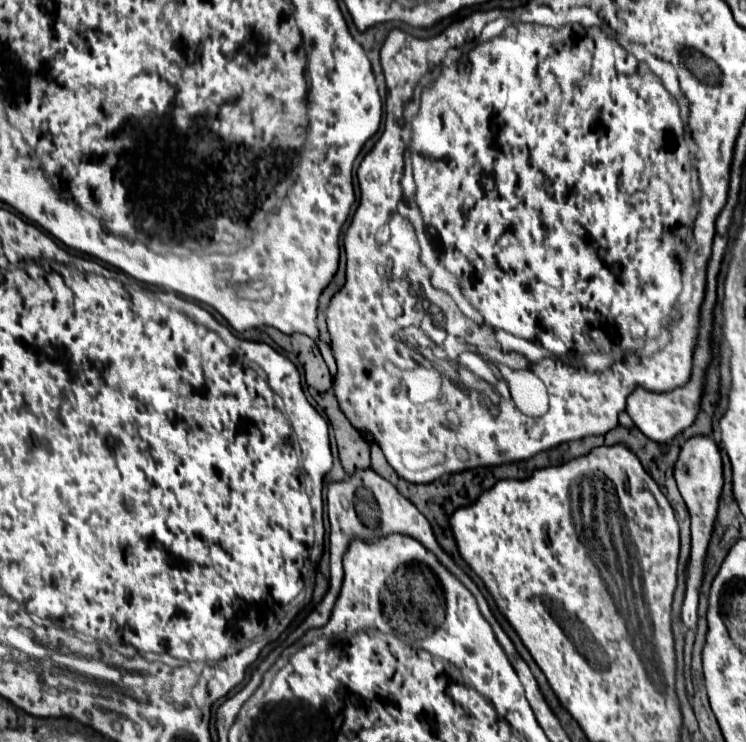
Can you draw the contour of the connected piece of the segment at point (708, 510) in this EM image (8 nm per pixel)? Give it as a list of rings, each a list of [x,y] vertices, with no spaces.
[[[692,436],[680,446],[678,460],[674,464],[674,480],[678,490],[684,498],[684,504],[690,514],[690,534],[692,534],[692,550],[690,550],[690,578],[688,588],[682,604],[681,617],[686,628],[696,630],[696,608],[698,608],[698,586],[702,582],[702,562],[704,562],[704,548],[708,548],[708,536],[712,534],[712,524],[716,520],[716,506],[722,492],[722,460],[718,446],[708,436]]]

